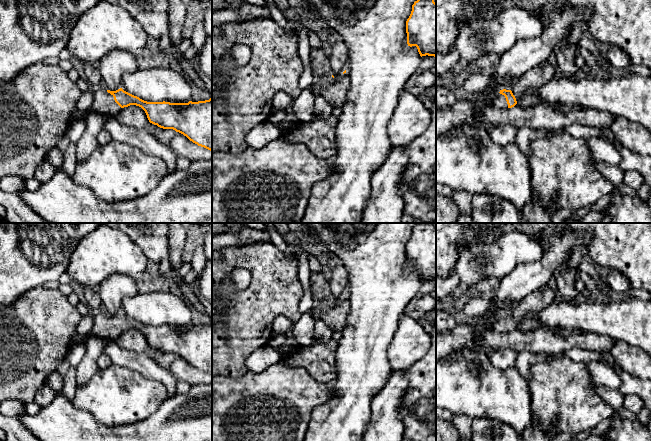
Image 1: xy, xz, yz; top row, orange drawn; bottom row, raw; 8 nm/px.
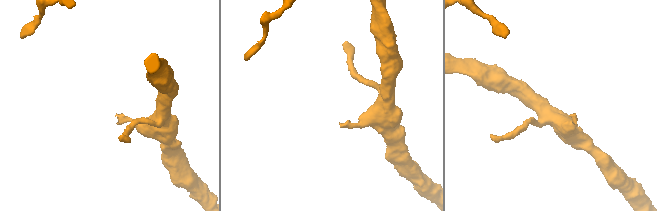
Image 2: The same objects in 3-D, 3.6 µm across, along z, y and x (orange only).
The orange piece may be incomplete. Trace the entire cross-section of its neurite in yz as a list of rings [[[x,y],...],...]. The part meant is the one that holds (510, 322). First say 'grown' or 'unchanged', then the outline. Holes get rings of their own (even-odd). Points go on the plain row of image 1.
grown | [[[503,313],[495,319],[493,328],[498,333],[507,333],[514,331],[517,325],[511,314]]]

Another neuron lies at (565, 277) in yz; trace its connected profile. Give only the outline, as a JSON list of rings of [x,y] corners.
[[[568,258],[555,269],[553,277],[558,296],[564,301],[573,302],[582,299],[582,297],[575,287],[578,271],[577,269],[569,268],[567,261]]]

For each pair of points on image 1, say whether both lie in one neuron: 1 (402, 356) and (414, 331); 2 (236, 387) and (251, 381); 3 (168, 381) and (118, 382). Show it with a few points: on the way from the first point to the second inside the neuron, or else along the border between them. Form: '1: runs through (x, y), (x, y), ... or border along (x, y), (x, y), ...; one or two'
1: runs through (404, 350), (411, 342), (411, 337); one
2: runs through (240, 387), (247, 385); one
3: border along (136, 371), (147, 378), (159, 381), (169, 396); two

